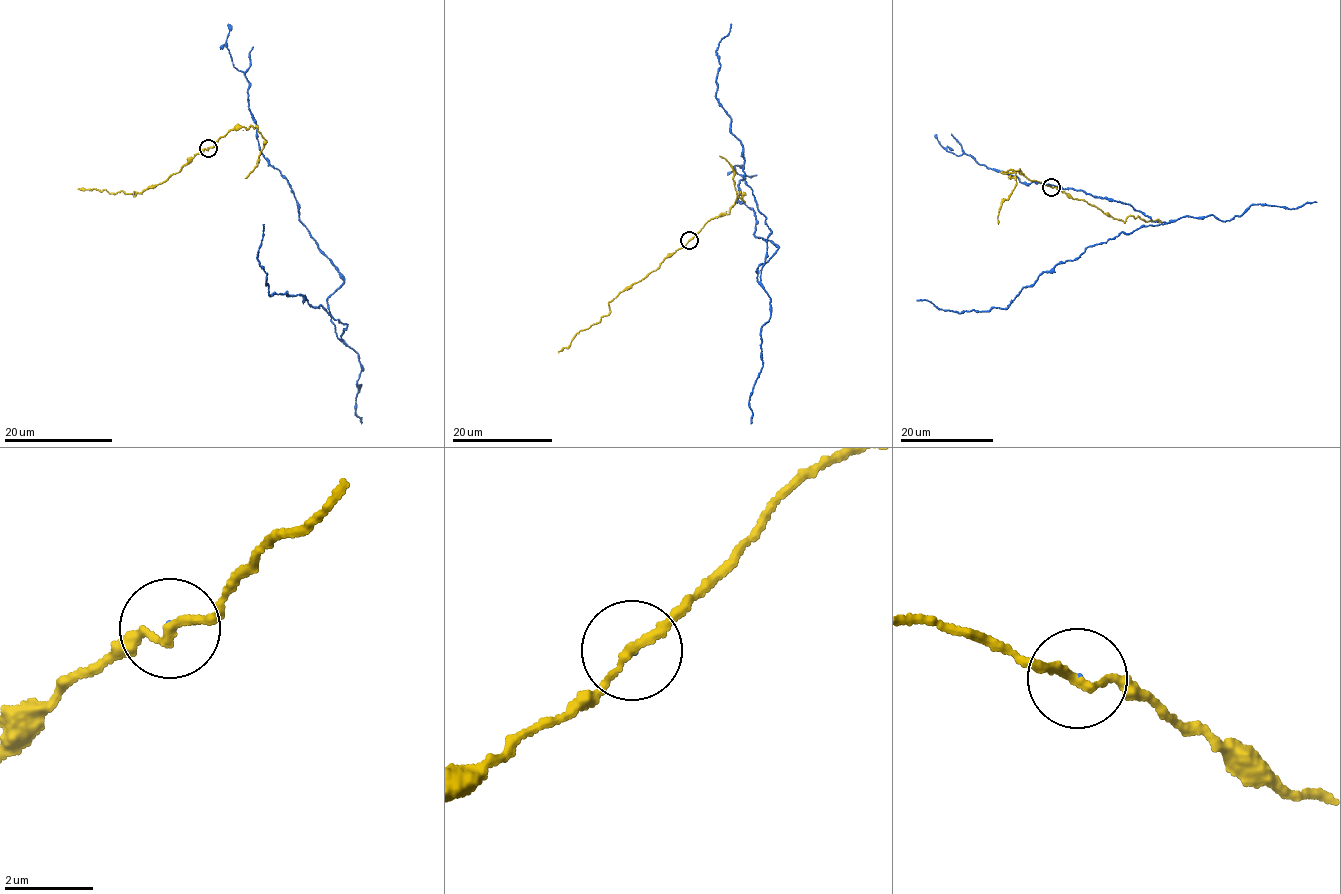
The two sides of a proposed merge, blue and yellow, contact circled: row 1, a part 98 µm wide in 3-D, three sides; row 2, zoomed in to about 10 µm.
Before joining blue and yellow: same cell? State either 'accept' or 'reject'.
reject

